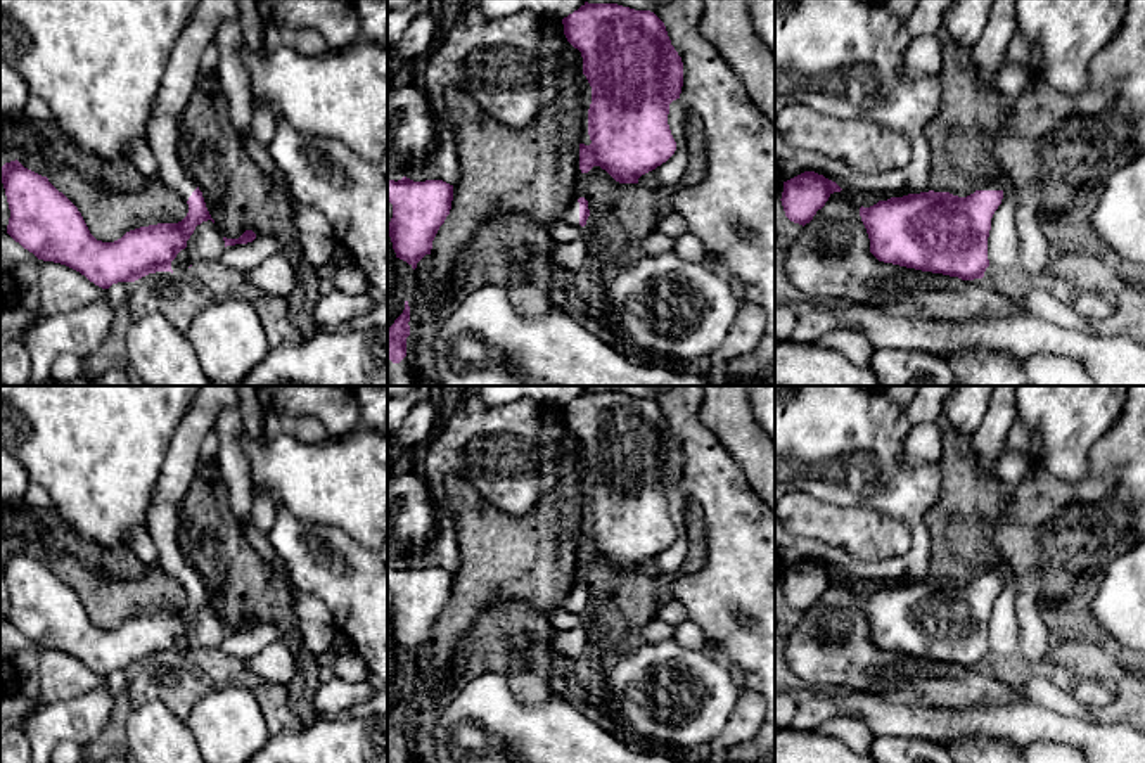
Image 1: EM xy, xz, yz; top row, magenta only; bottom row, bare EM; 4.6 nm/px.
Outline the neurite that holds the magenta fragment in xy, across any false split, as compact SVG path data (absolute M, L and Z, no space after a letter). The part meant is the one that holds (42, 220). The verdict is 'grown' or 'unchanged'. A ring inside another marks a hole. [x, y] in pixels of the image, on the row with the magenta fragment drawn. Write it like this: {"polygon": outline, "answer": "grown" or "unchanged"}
{"polygon": "M199 0L190 22L175 43L157 92L145 138L157 159L159 178L187 204L189 213L178 223L157 223L126 232L114 242L97 240L78 208L59 192L47 176L24 168L17 159L0 168L10 218L7 234L38 260L66 265L102 289L118 282L135 282L149 273L171 272L171 261L187 247L195 227L211 218L202 192L185 173L178 156L180 119L199 78L202 52L213 45L223 21L239 19L237 0Z", "answer": "grown"}

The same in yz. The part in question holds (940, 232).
{"polygon": "M993 180L974 194L920 192L860 208L870 253L884 263L962 280L982 279L991 218L1005 183Z", "answer": "grown"}

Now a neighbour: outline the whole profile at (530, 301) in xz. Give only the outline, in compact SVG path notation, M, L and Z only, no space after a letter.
M526 273L512 275L503 287L509 291L510 301L522 317L543 315L552 305L548 298L533 285Z

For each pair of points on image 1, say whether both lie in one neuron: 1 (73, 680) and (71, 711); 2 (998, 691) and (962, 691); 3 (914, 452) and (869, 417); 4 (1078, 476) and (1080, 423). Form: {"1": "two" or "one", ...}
{"1": "two", "2": "one", "3": "two", "4": "one"}

